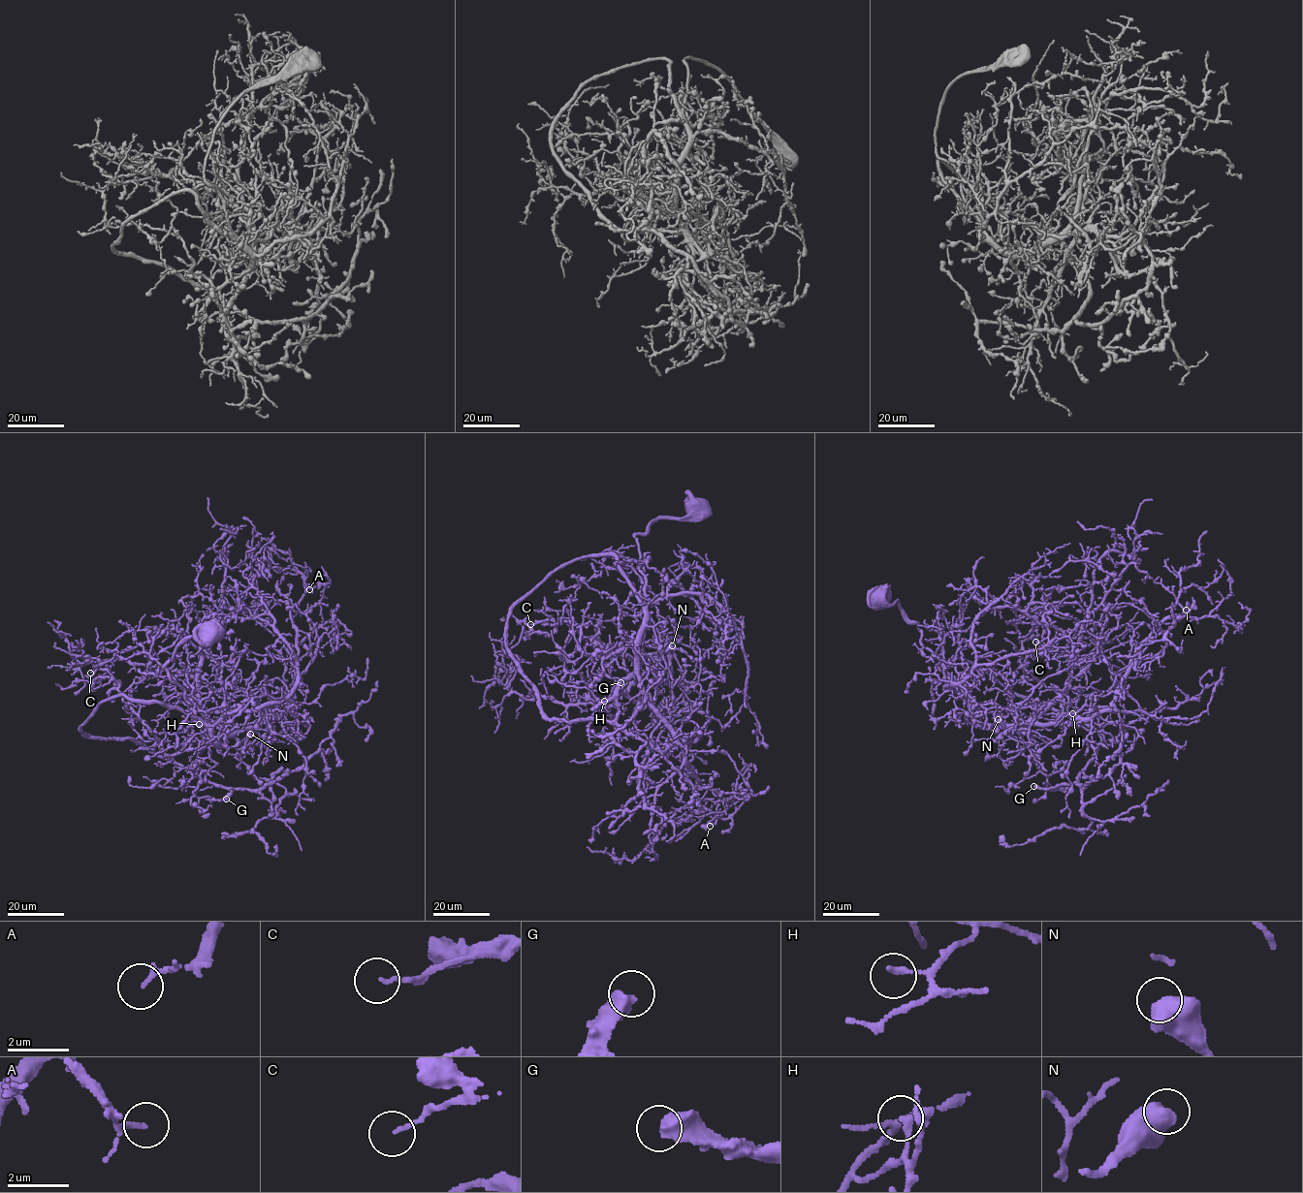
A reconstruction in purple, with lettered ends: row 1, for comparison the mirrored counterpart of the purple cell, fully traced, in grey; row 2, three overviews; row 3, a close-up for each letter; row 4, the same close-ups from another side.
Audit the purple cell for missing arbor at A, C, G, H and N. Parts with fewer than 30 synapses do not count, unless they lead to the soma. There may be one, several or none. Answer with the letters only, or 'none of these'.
G

